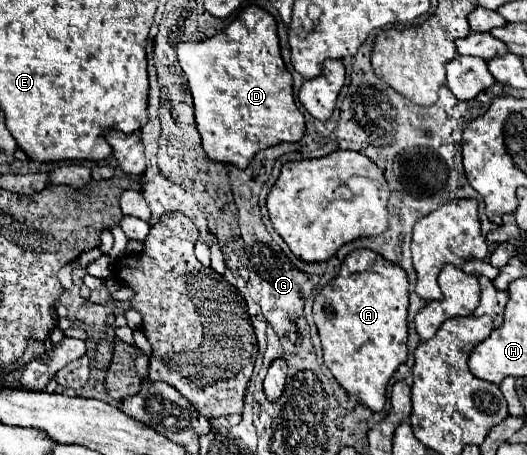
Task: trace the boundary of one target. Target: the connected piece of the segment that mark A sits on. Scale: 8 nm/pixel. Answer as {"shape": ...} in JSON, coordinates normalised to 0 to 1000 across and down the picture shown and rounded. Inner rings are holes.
{"shape":[[[677,547],[662,556],[643,591],[643,604],[617,626],[594,666],[594,697],[613,758],[613,793],[628,811],[639,842],[666,868],[681,873],[704,903],[723,903],[731,890],[734,842],[761,798],[772,793],[772,675],[776,622],[772,600],[727,569],[704,547]]]}

